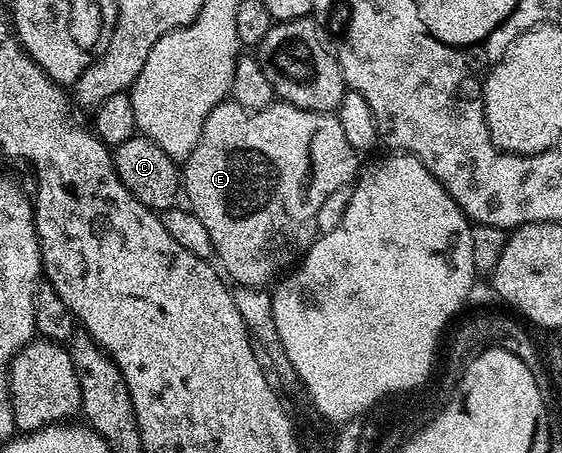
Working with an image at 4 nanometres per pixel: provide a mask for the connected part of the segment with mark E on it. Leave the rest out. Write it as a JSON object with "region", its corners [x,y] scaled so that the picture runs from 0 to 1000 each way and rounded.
{"region":[[[397,223],[388,227],[384,241],[377,241],[377,249],[370,249],[370,258],[363,267],[363,285],[358,289],[358,300],[352,305],[352,318],[342,329],[342,338],[327,355],[324,369],[324,417],[327,435],[335,439],[333,450],[343,472],[356,481],[359,503],[367,510],[368,530],[381,545],[399,594],[397,600],[416,618],[422,631],[431,634],[457,634],[468,636],[475,631],[473,625],[480,623],[498,598],[507,600],[516,587],[521,587],[546,554],[552,552],[553,539],[564,525],[564,501],[560,497],[560,479],[537,479],[537,453],[534,453],[534,426],[537,426],[537,413],[527,408],[527,413],[516,413],[516,386],[530,382],[534,391],[534,377],[541,382],[546,373],[541,364],[541,320],[548,302],[537,302],[537,298],[548,298],[552,294],[552,276],[555,272],[555,258],[544,258],[544,245],[534,241],[530,234],[521,234],[516,227],[505,227],[500,223],[489,223],[479,234],[472,236],[466,245],[438,245],[425,227],[415,223]]]}

